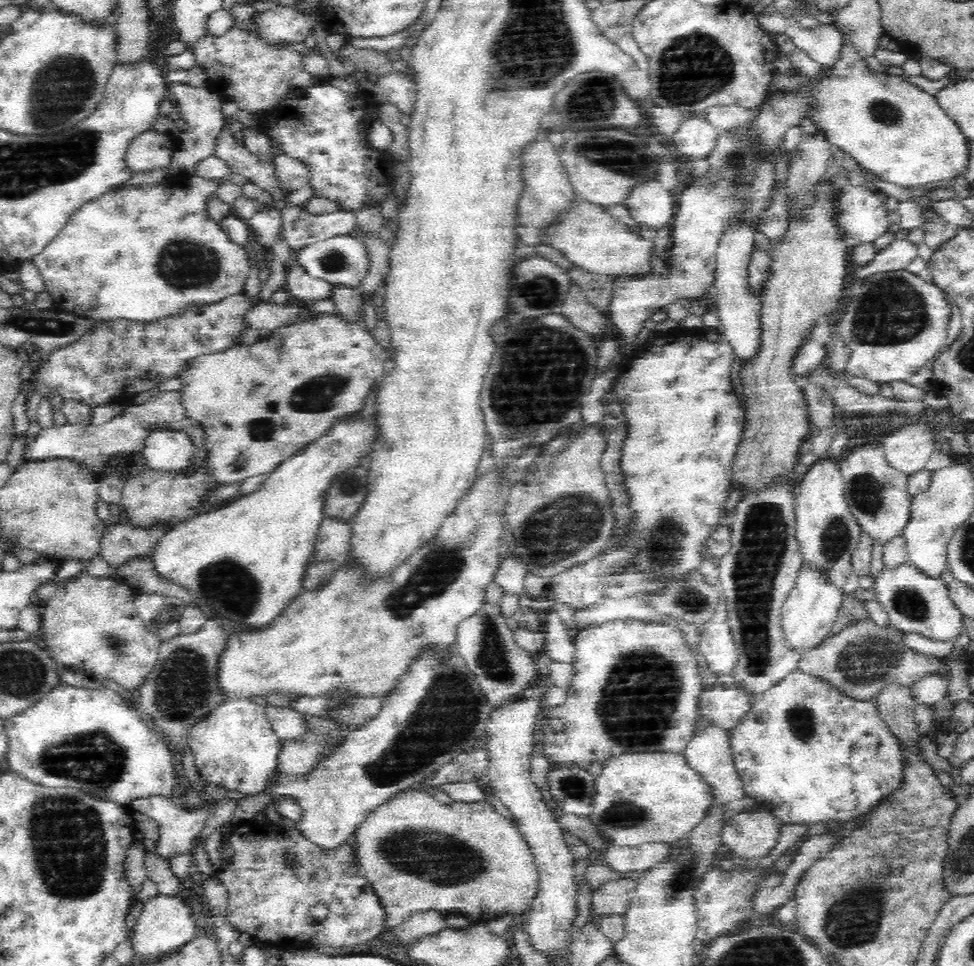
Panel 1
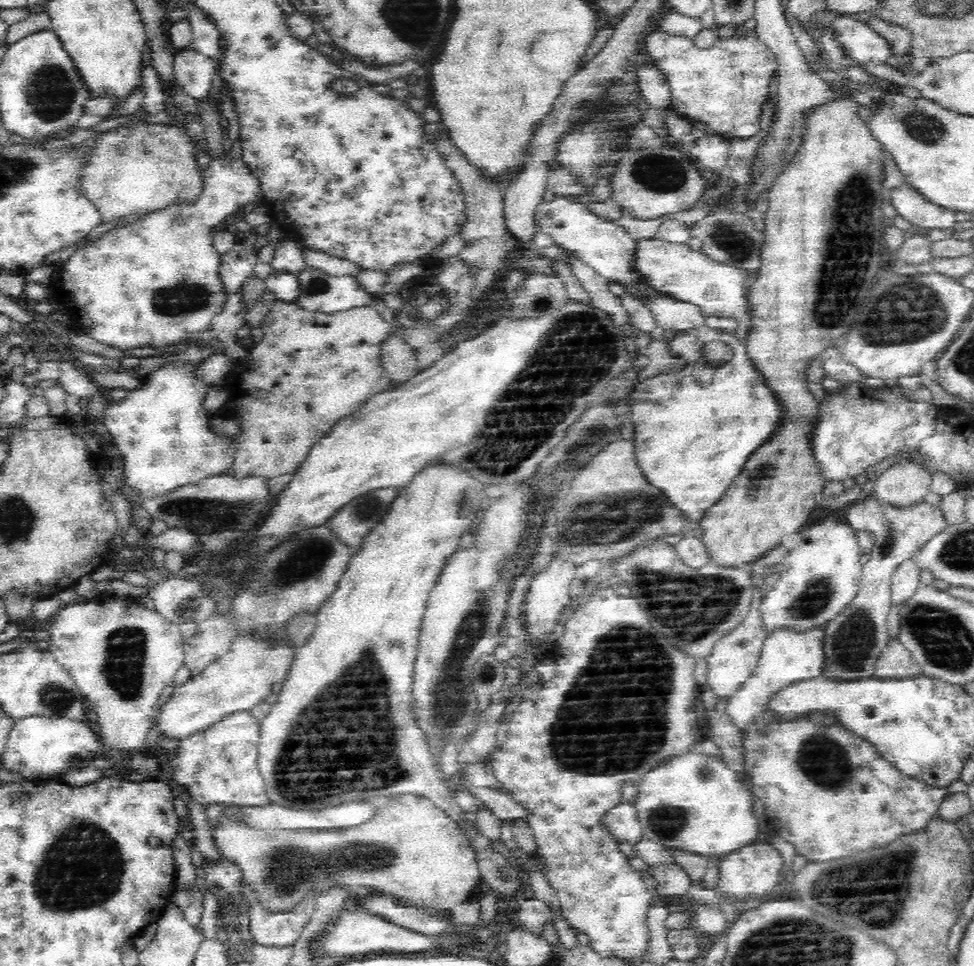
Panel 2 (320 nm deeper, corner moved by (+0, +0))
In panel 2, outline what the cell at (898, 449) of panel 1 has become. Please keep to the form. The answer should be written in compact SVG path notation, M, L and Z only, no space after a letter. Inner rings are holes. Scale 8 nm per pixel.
M900 458L888 470L875 475L873 494L892 505L913 505L930 492L931 474L918 460Z

